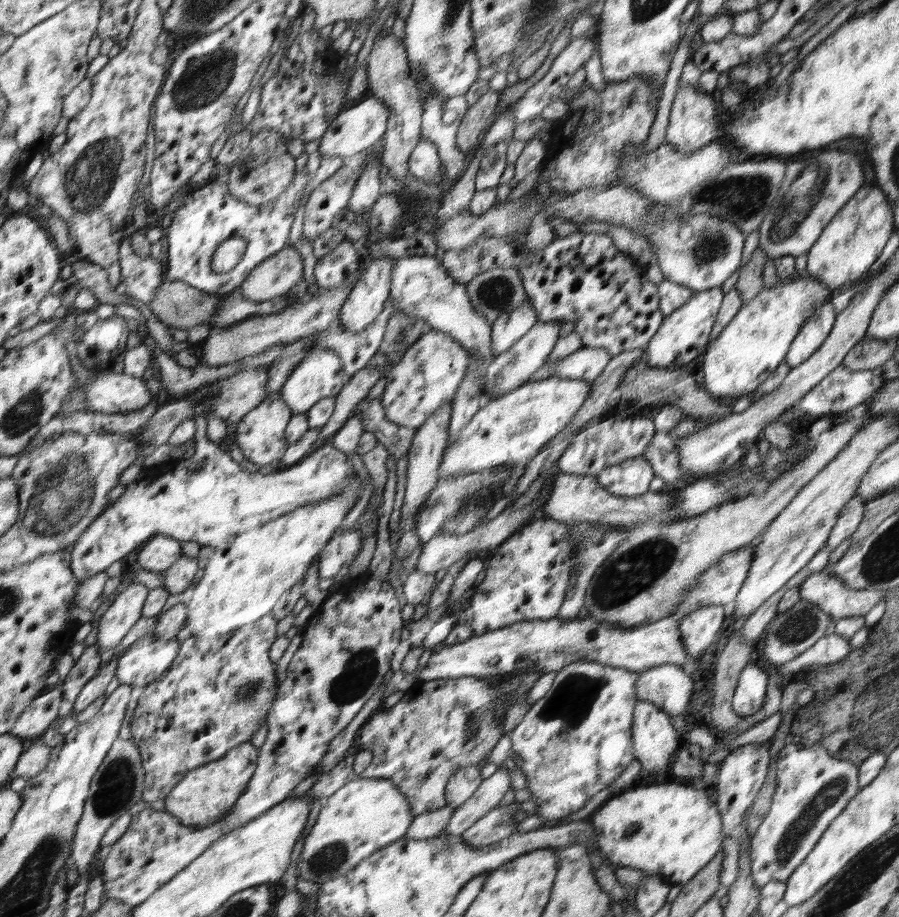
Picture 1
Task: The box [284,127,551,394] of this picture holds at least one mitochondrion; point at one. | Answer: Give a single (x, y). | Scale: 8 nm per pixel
(498, 292)

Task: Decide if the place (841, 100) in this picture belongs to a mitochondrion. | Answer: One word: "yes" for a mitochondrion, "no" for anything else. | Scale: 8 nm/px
no

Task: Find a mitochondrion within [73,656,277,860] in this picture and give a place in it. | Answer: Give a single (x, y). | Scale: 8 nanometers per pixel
(118, 784)

